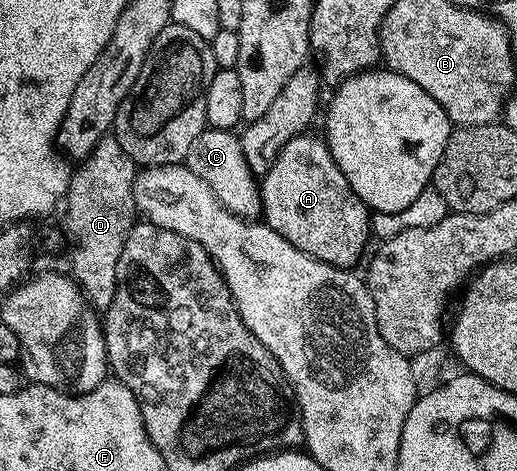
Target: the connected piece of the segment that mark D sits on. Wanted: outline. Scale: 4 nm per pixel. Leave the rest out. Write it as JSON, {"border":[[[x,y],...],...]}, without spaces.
{"border":[[[105,137],[102,141],[98,141],[98,145],[94,145],[94,149],[77,167],[80,168],[75,168],[72,171],[72,179],[68,182],[66,206],[63,208],[63,211],[65,210],[64,223],[68,226],[73,241],[76,242],[72,247],[70,274],[93,308],[107,309],[114,297],[114,289],[116,288],[118,257],[122,253],[122,245],[128,236],[130,226],[128,211],[130,213],[136,211],[136,202],[132,193],[134,191],[134,181],[138,174],[138,164],[126,154],[122,145],[118,145],[116,138]]]}

